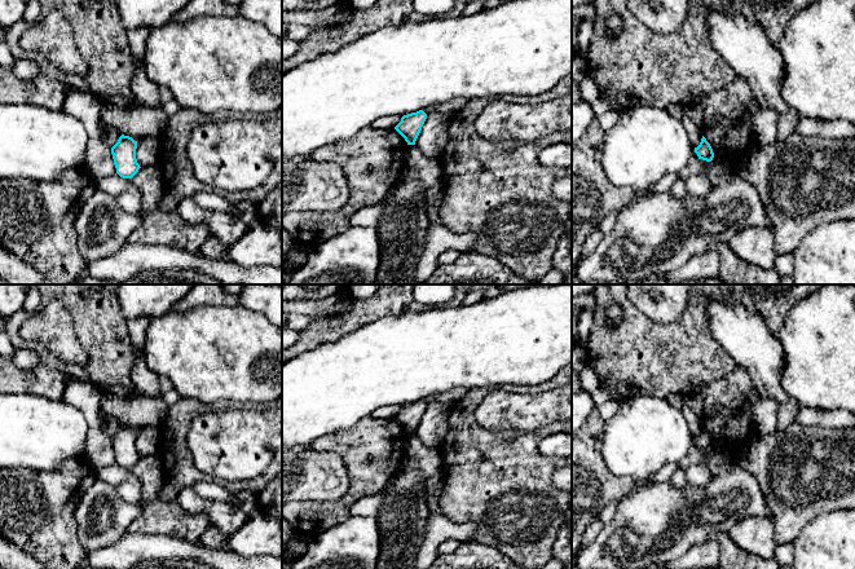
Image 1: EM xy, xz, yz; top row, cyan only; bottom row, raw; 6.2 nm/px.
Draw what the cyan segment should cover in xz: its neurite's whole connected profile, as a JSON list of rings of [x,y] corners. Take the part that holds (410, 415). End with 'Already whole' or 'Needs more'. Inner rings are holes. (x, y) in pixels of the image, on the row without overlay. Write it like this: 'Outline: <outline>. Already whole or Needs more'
Outline: [[[419,400],[417,402],[404,405],[395,419],[405,428],[407,435],[415,435],[426,409],[427,403],[423,400]]]. Already whole

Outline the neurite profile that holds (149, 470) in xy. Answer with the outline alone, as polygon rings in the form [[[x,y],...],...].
[[[158,454],[141,456],[132,468],[123,468],[118,463],[96,472],[97,478],[116,486],[120,478],[132,475],[142,484],[142,506],[159,497],[164,480],[163,462]]]

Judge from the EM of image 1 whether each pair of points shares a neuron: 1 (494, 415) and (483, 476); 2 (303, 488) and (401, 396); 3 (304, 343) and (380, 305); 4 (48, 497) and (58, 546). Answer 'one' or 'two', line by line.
1: two
2: two
3: one
4: one

